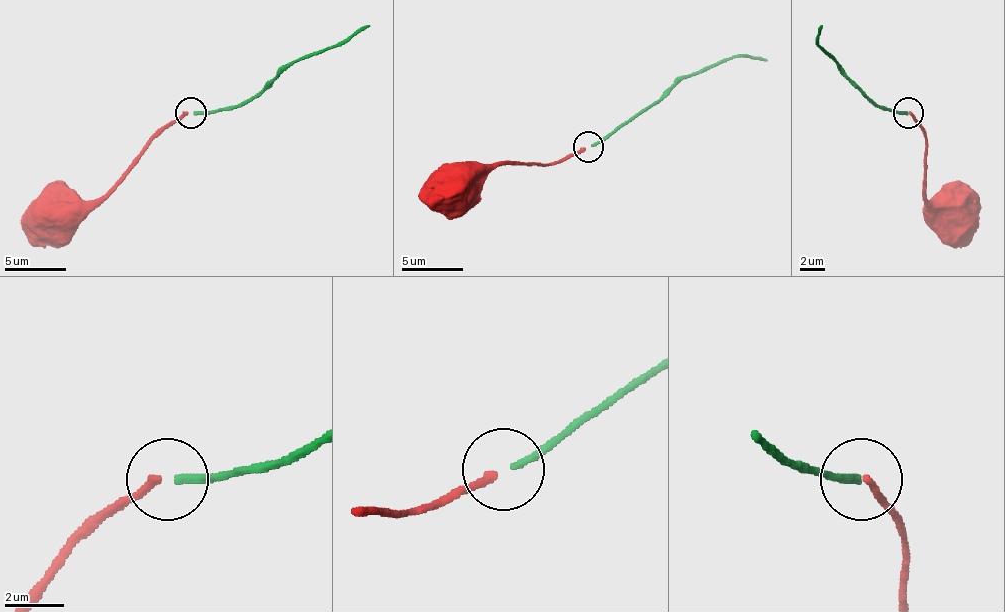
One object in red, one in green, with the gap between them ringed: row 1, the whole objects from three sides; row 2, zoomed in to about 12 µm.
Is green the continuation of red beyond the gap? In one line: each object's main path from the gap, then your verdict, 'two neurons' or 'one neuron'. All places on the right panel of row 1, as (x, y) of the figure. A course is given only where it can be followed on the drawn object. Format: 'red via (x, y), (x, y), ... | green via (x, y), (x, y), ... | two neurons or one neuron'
red via (909, 112), (925, 137), (925, 198), (952, 219), (952, 216) | green via (906, 112), (882, 109), (818, 45), (821, 26) | one neuron

